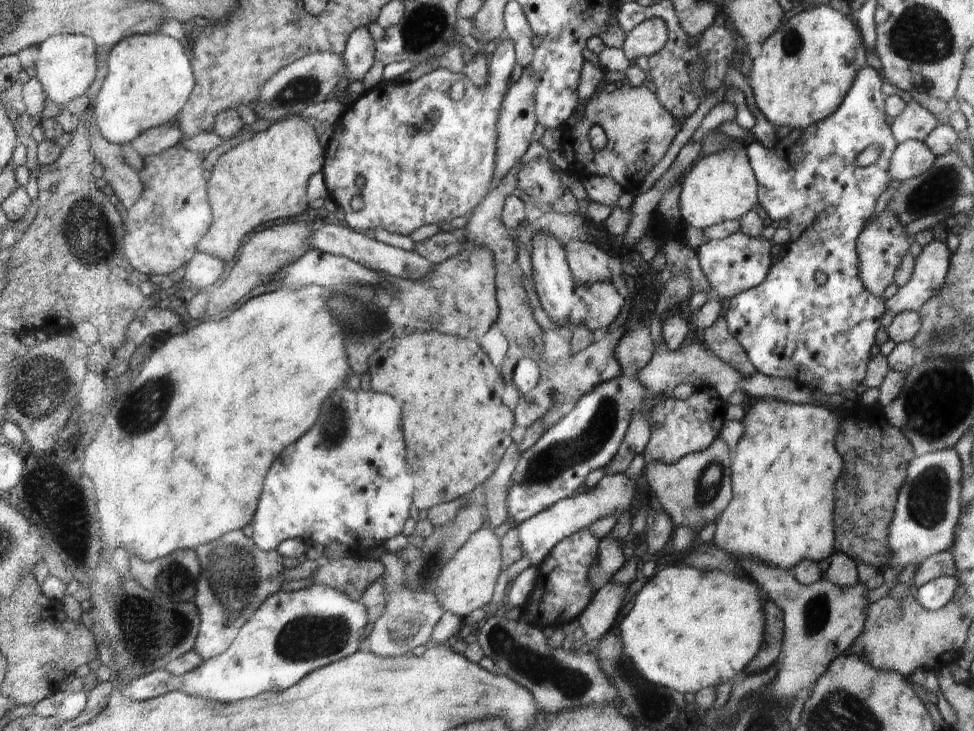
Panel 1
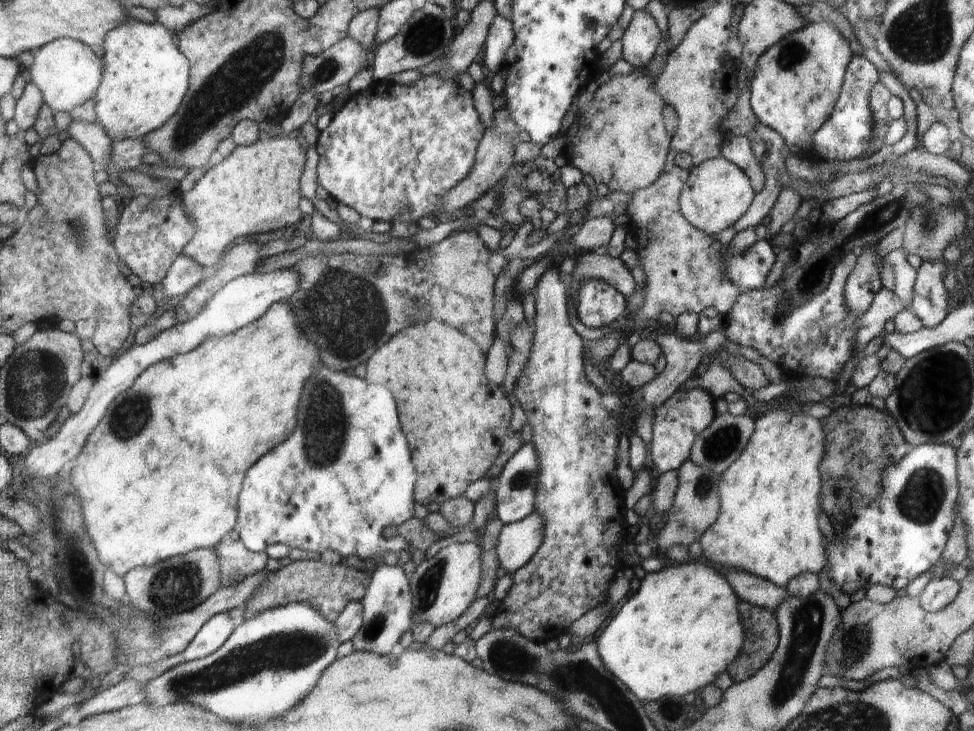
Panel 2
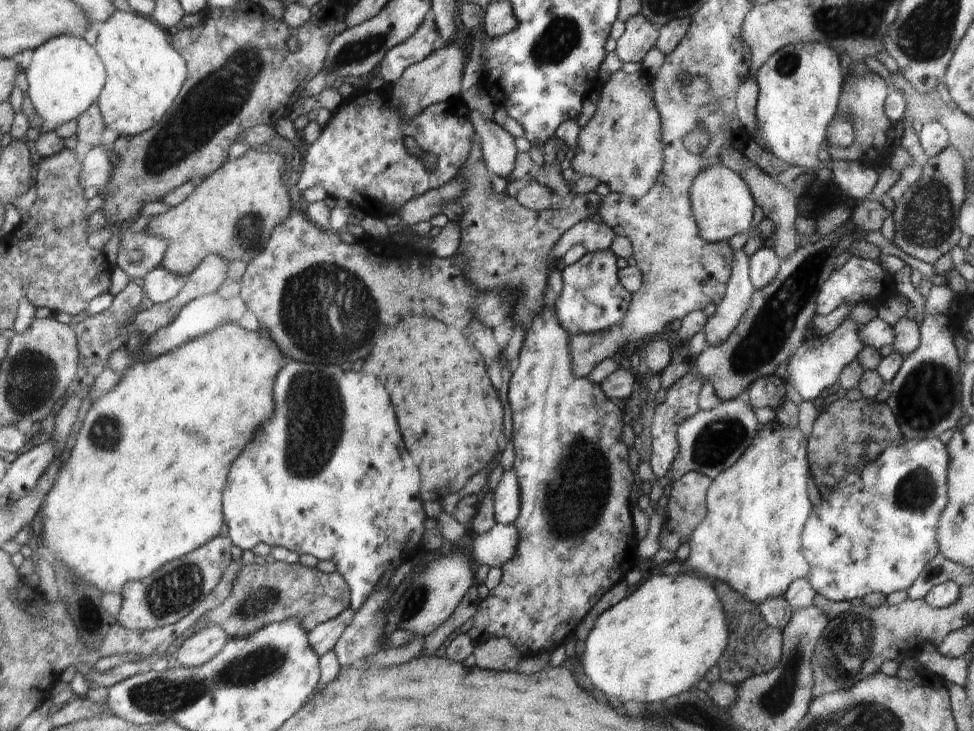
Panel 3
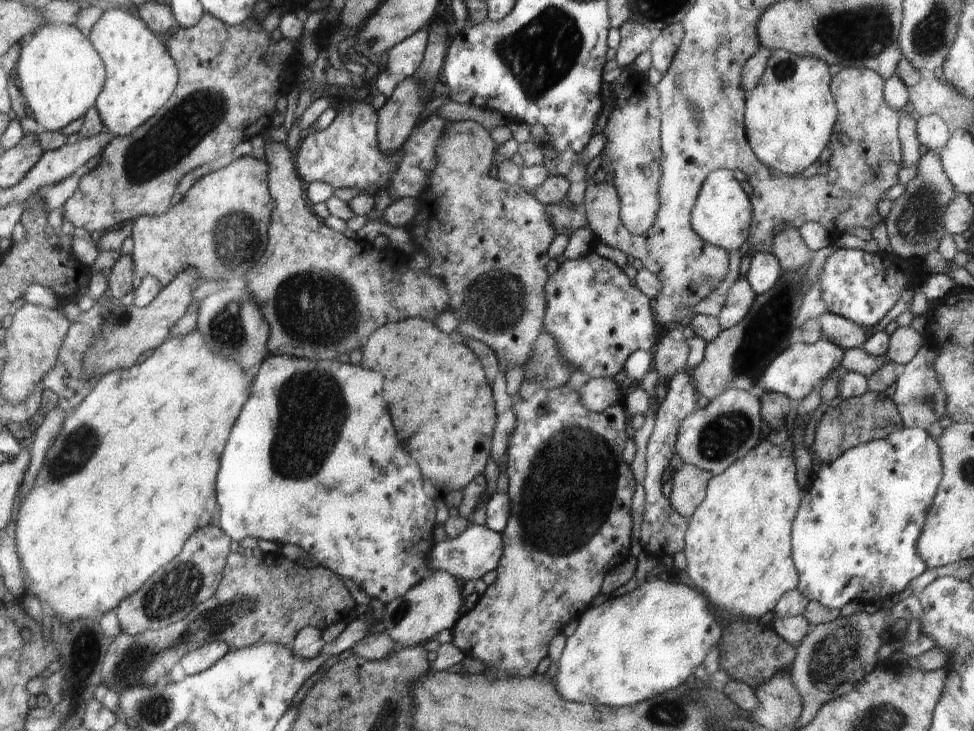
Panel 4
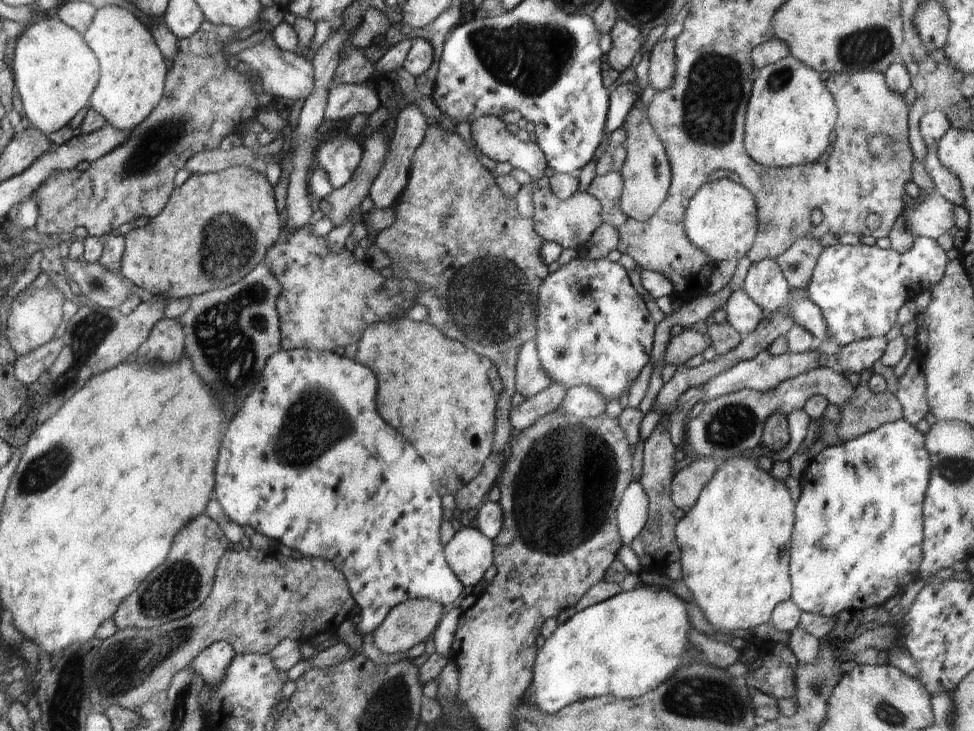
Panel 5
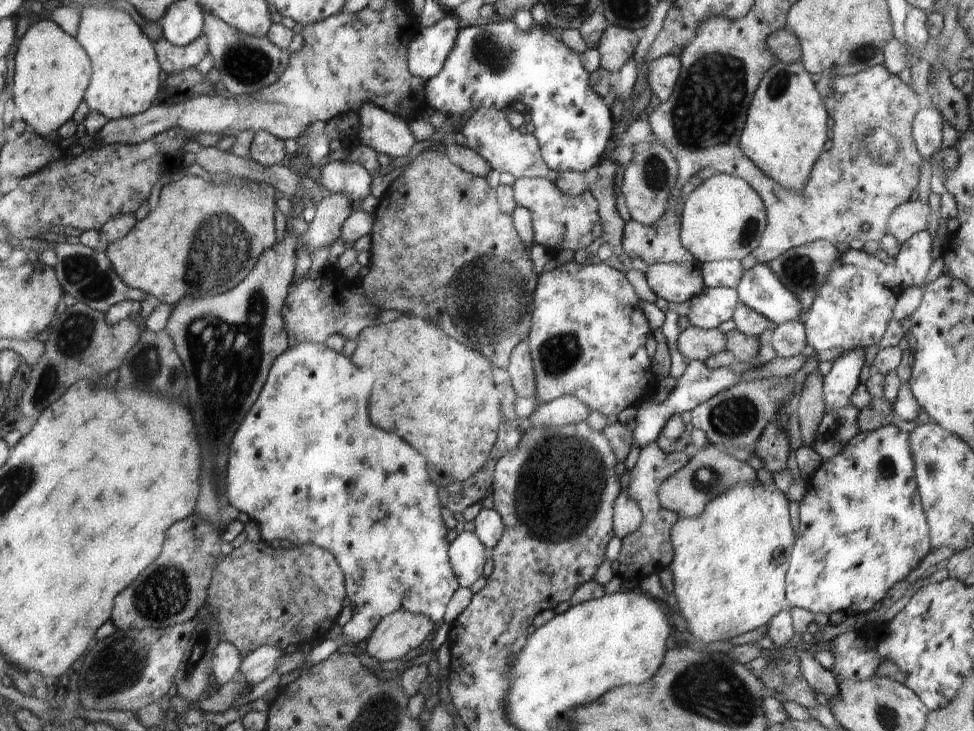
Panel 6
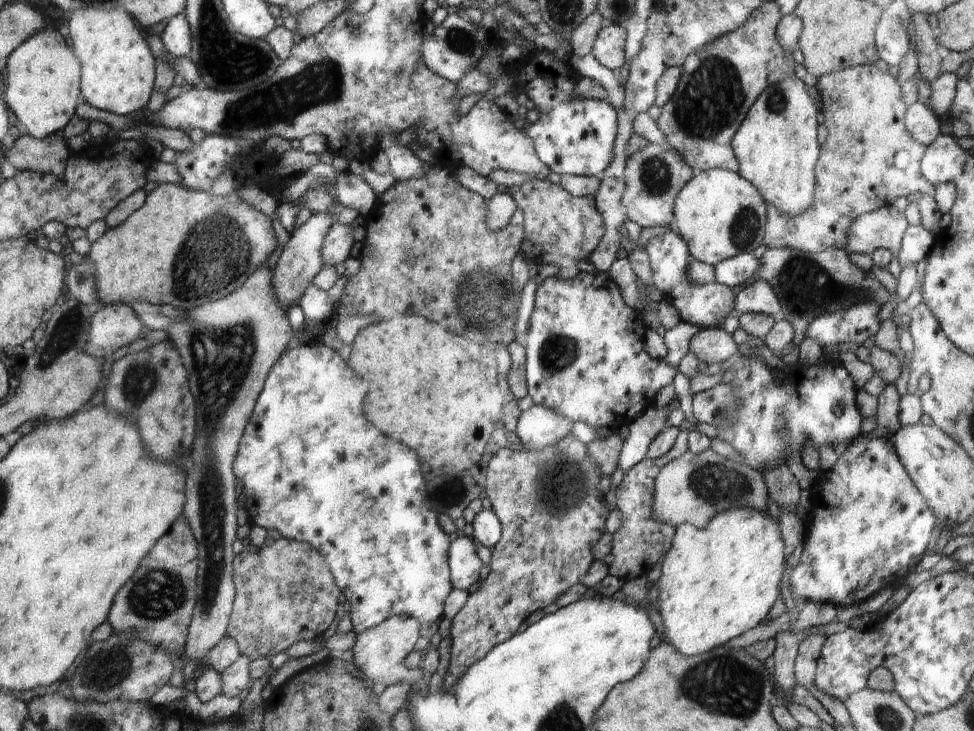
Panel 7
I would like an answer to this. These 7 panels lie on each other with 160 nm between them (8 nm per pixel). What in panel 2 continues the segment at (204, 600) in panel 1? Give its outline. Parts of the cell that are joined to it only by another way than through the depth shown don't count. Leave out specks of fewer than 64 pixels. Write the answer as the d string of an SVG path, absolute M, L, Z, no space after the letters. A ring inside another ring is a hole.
M240 539L220 541L215 552L220 560L222 587L264 570L269 558L264 551L252 551ZM228 611L212 616L207 623L204 623L202 630L192 639L186 650L181 652L185 660L203 659L211 655L228 640L237 623Z

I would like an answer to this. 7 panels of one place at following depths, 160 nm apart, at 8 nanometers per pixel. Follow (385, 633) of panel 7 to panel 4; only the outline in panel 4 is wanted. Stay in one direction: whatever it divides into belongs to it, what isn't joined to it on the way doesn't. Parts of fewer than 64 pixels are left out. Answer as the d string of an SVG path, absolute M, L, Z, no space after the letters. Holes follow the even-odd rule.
M434 571L428 578L416 583L406 594L386 604L381 622L397 648L420 645L420 642L430 641L438 632L454 628L454 622L458 620L458 612L462 606L462 594L458 583L457 578L451 573Z

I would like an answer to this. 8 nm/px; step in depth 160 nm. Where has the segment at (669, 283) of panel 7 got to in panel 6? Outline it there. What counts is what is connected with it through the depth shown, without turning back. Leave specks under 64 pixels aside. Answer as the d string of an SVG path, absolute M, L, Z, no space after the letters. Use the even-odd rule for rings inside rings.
M710 287L696 294L690 301L692 311L687 316L692 325L703 329L715 329L733 317L738 308L739 293L734 288Z

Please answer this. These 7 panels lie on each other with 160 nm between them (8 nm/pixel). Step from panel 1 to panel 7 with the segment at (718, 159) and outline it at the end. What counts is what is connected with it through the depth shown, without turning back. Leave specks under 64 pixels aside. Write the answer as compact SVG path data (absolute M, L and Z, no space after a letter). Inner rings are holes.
M714 167L696 174L679 192L675 200L674 228L686 242L692 259L714 266L724 259L730 259L742 253L753 253L758 246L763 244L767 211L766 204L760 198L754 184L750 184L736 172Z

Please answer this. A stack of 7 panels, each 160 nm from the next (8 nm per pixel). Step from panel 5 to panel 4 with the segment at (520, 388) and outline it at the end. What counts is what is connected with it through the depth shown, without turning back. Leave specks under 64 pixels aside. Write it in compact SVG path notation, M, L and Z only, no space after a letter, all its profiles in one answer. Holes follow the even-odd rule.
M543 333L534 342L534 350L526 370L531 370L531 379L543 384L543 387L553 389L566 385L572 379L576 370L561 357L557 340L550 334Z

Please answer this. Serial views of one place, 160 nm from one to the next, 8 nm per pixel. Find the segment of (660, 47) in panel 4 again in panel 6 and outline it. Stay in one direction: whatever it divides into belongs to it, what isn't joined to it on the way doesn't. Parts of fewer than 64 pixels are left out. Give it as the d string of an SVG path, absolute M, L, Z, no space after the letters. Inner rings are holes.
M664 55L654 63L650 63L647 70L649 71L647 86L661 102L666 102L672 94L681 71L679 56Z

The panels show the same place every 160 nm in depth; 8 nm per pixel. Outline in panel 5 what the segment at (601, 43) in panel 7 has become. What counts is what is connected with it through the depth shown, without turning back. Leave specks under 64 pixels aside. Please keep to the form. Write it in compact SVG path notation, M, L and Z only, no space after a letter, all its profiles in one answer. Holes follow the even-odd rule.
M620 18L615 22L610 34L613 47L605 54L606 61L610 63L614 70L623 73L631 66L634 56L643 46L645 35L639 28Z

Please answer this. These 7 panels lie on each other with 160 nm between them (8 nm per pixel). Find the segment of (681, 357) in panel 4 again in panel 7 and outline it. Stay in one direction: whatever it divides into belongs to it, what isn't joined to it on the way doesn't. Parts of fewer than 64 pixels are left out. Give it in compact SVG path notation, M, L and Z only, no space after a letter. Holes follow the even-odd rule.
M721 327L700 329L690 338L689 352L694 354L699 362L716 364L724 362L737 351L733 335Z

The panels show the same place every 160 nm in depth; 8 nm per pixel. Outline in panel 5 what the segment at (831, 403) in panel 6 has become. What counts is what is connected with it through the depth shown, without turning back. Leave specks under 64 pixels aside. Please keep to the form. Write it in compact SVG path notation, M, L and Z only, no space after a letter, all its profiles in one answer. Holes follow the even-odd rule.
M868 337L847 344L837 352L838 362L835 370L846 376L848 371L859 373L870 368L878 359L881 359L887 350L888 340L884 337Z

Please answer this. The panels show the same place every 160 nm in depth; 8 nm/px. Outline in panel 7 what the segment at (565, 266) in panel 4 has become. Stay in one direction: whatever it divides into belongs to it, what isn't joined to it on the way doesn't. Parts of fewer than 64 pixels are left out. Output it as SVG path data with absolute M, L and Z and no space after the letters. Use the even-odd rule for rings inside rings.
M580 271L572 279L548 277L537 285L535 301L523 343L526 345L528 392L535 404L544 405L573 423L582 420L598 428L619 428L654 406L656 395L676 376L665 359L650 358L642 348L642 313L626 306L620 288L608 272Z

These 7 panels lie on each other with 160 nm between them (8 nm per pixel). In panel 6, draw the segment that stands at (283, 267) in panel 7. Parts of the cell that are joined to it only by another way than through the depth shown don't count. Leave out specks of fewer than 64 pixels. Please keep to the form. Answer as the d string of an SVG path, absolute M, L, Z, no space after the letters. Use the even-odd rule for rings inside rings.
M328 193L316 206L308 230L298 239L297 247L307 244L313 253L324 244L332 244L341 236L343 222L353 212L351 198L344 193Z

